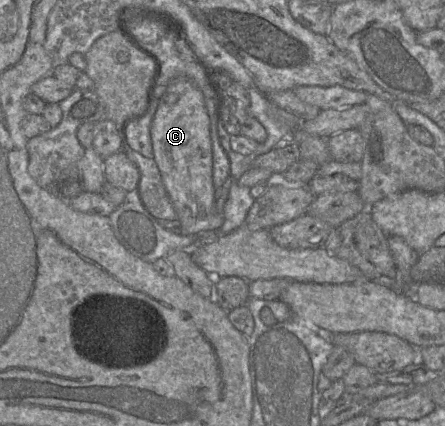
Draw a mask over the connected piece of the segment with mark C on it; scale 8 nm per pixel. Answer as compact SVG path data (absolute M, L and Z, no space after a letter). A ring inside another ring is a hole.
M175 78L161 97L151 123L154 158L163 184L178 215L182 235L216 230L224 222L214 204L213 151L210 120L203 93L187 78Z

